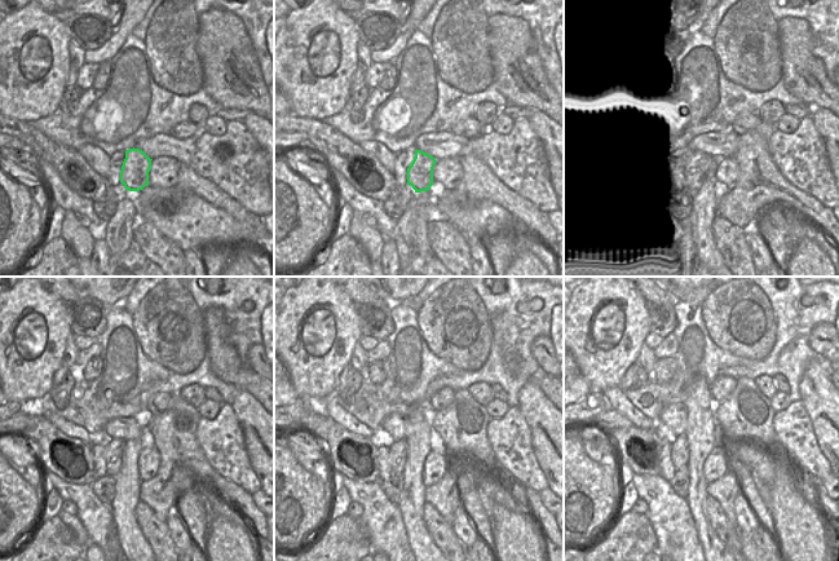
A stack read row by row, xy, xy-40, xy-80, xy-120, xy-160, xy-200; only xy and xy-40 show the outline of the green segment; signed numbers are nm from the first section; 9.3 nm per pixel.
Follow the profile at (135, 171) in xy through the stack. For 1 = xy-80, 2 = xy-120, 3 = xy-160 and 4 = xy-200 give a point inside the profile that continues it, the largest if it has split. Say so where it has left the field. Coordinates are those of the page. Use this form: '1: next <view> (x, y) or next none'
1: next xy-80 (707, 163)
2: next xy-120 (113, 450)
3: next xy-160 (398, 449)
4: next xy-200 (679, 449)

